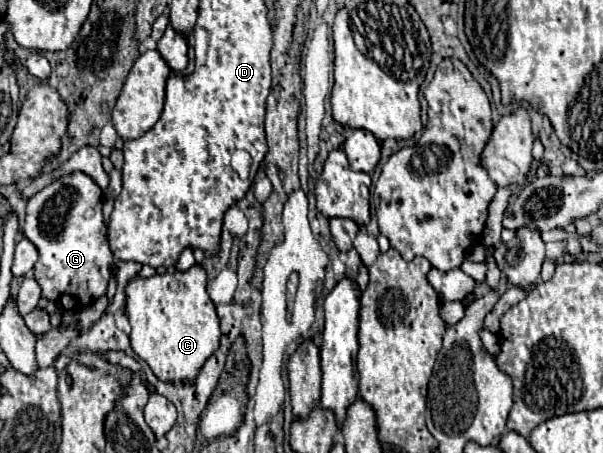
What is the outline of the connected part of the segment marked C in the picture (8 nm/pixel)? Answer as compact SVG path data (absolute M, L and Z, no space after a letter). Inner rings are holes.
M193 264L187 272L167 272L167 274L155 274L151 278L133 276L125 286L125 312L131 322L131 348L133 352L149 364L153 374L163 382L175 382L175 380L195 380L197 372L205 364L209 356L213 356L219 348L219 320L215 314L215 306L205 290L207 286L207 274L199 264Z

